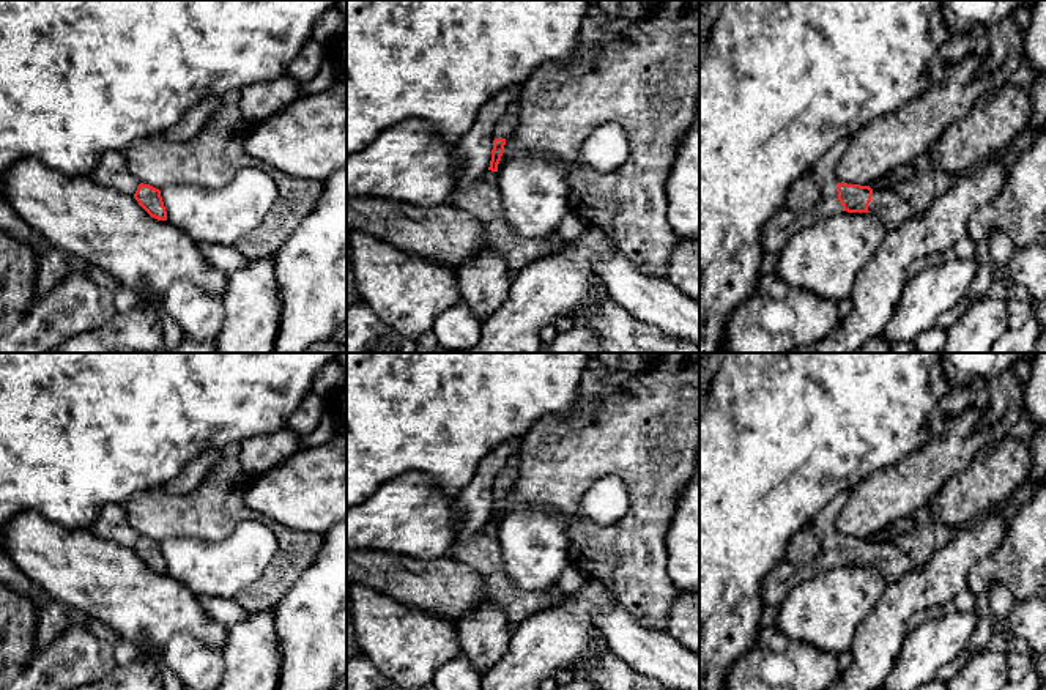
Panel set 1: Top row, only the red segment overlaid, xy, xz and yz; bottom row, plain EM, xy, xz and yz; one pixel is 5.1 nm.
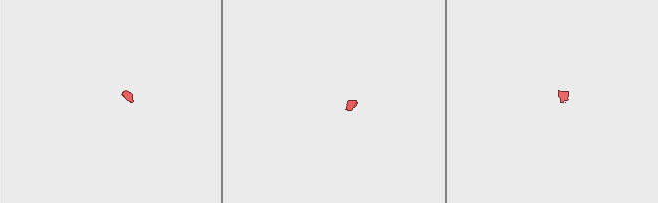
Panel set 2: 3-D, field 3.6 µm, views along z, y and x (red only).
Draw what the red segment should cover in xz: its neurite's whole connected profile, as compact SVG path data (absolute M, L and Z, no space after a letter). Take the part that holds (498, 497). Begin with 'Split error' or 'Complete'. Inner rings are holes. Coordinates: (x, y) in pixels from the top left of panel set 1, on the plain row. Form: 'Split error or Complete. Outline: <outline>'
Split error. Outline: M504 466L493 482L493 503L488 523L498 525L498 517L504 506L506 493L517 484L518 469L515 466Z

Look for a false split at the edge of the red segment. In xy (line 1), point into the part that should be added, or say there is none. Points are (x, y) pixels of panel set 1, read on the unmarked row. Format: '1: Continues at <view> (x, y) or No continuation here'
1: No continuation here

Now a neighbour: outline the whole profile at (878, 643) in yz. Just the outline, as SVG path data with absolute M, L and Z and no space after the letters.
M994 510L959 529L929 561L887 584L879 605L855 633L851 666L830 690L879 688L899 658L911 616L948 605L964 591L970 569L1000 547L1007 529L1005 518Z

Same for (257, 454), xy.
M288 427L276 433L249 436L239 443L239 463L249 479L280 465L301 447L301 438Z

